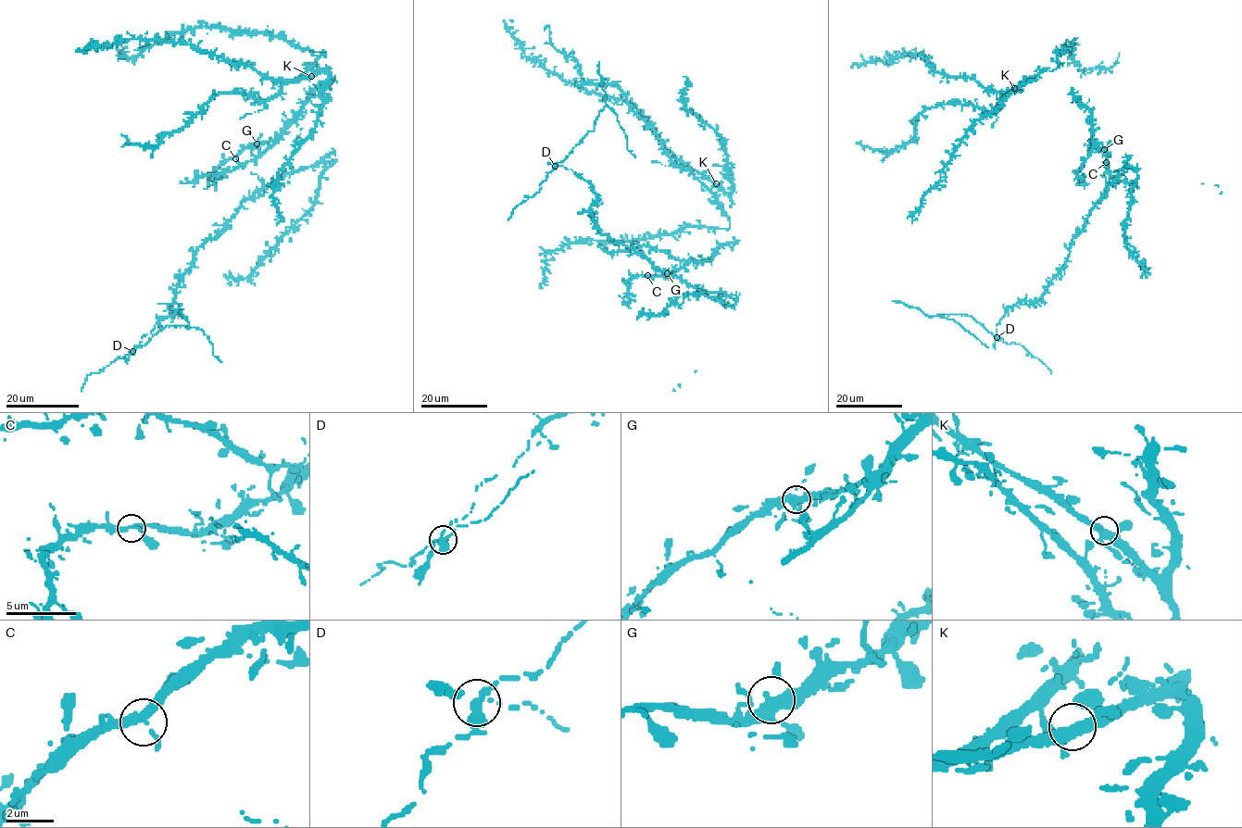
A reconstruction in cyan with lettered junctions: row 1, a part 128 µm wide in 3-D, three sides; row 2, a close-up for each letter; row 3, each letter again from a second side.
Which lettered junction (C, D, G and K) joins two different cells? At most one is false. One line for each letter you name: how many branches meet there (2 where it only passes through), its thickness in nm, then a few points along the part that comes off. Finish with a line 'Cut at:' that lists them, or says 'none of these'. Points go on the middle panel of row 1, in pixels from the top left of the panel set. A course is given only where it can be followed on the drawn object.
D: 4 | 280 nm | (555, 165), (595, 130), (599, 111), (607, 105), (626, 134), (627, 149), (635, 156)
Cut at: D

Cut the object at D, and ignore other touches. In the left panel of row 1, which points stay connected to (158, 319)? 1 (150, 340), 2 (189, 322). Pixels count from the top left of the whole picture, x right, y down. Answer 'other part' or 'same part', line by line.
1: other part
2: other part

